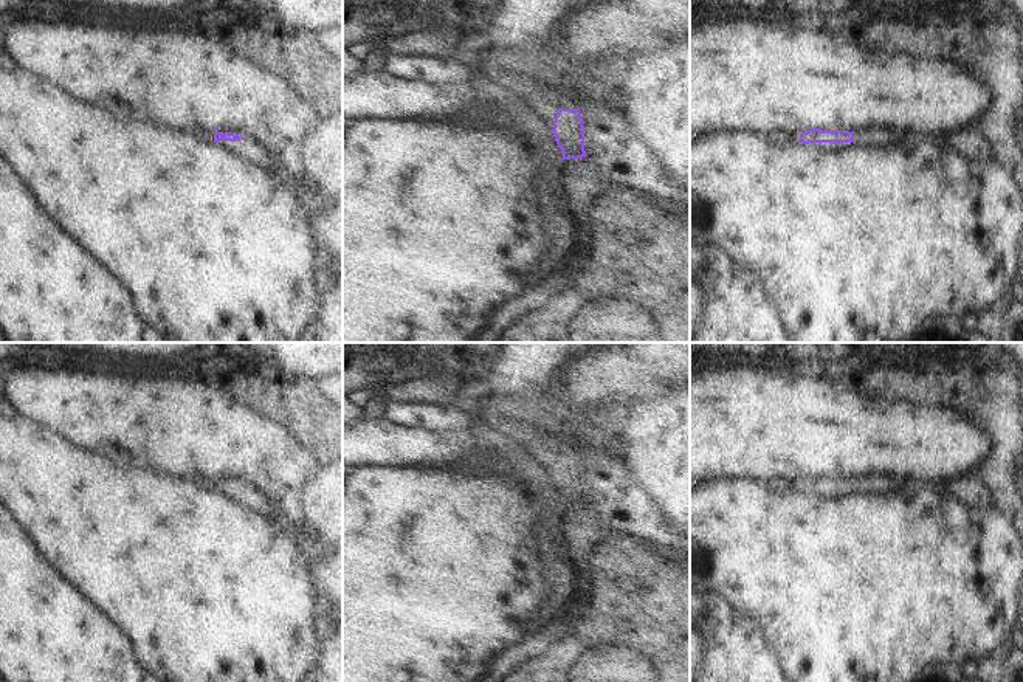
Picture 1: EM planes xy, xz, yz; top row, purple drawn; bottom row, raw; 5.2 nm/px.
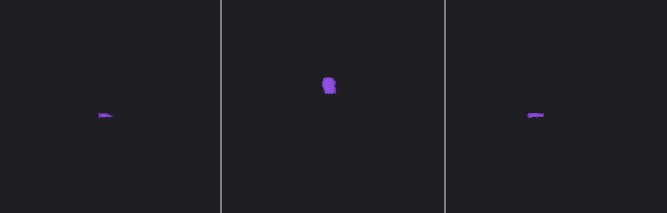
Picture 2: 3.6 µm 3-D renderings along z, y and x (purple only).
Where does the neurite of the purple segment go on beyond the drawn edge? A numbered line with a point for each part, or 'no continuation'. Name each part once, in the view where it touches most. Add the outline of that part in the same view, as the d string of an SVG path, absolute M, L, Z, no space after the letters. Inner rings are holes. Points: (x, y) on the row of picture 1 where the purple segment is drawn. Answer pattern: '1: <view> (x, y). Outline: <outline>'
1: xz (448, 67). Outline: M456 51L437 53L431 57L380 53L375 64L386 73L406 81L428 84L465 82L473 73L480 73L488 84L513 93L533 108L544 122L553 122L563 95L524 74L512 74L498 68L485 68Z
2: yz (871, 137). Outline: M882 126L859 129L854 130L852 133L854 133L852 143L809 143L808 146L826 152L842 152L846 149L857 149L857 147L888 147L897 146L905 135L905 132L902 130Z

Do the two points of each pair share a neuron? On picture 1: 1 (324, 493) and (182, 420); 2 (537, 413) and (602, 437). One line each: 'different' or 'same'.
1: different
2: same

